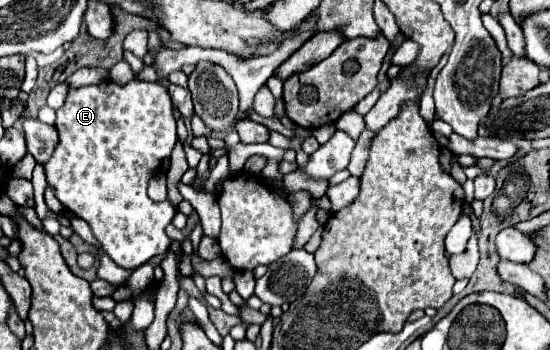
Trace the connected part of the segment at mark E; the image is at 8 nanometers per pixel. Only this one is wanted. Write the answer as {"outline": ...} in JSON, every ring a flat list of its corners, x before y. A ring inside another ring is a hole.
{"outline":[[133,80,125,85,103,81,99,85,71,89,67,101,57,109,55,127,59,131,59,143,53,157,45,163,47,185,53,187,55,197,77,217,85,219,95,237,101,241,109,257,123,269,137,269,151,257,163,255,169,247,165,227,171,223,175,209,169,201,153,203,147,197,147,183,159,165,171,155,177,143,173,105,163,87,157,83]]}

